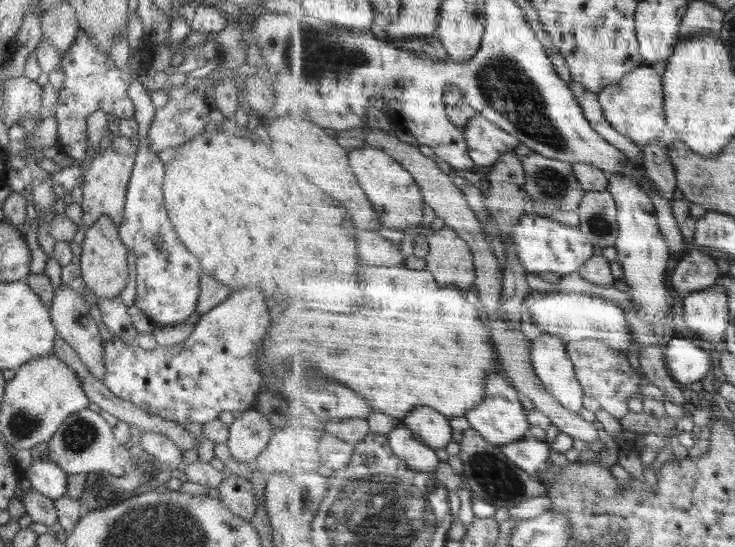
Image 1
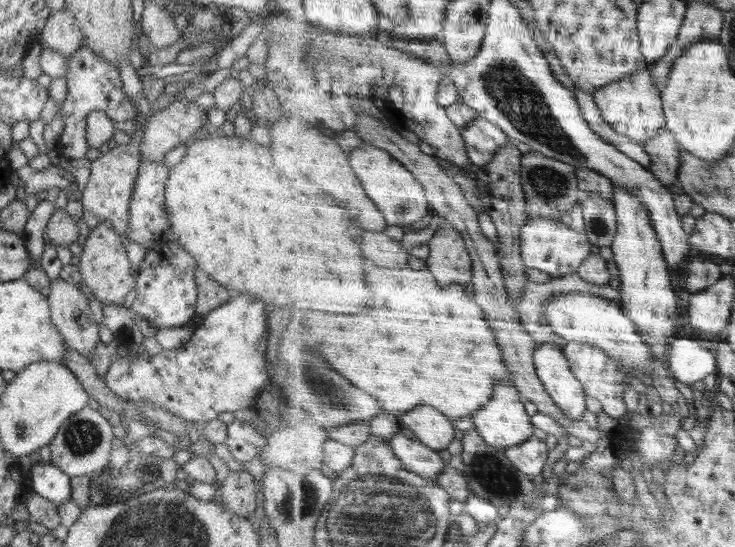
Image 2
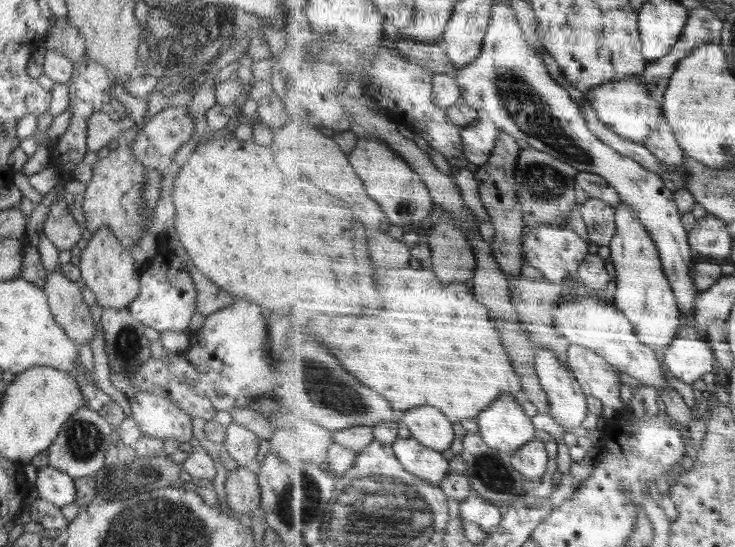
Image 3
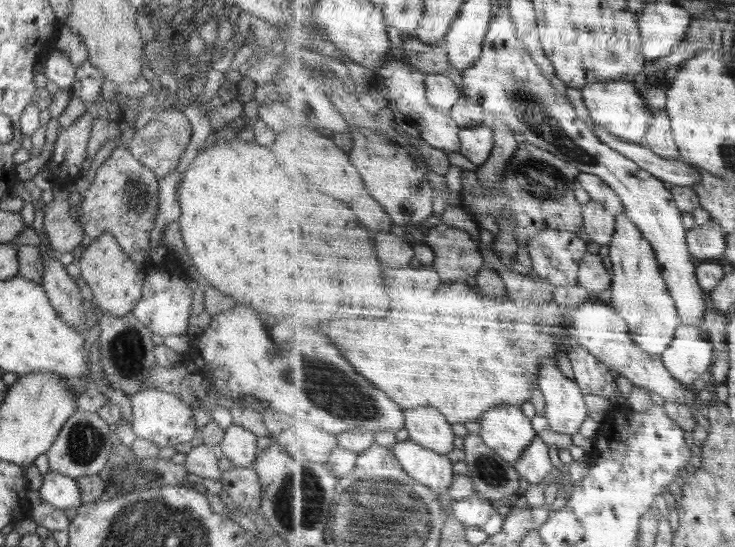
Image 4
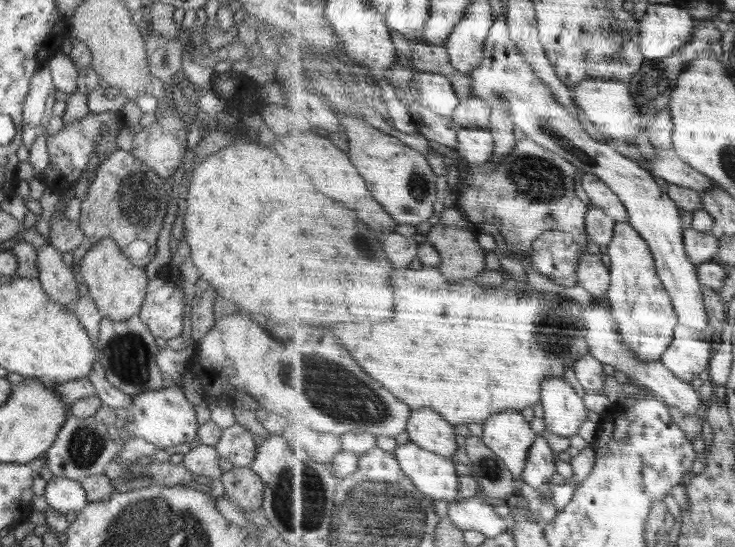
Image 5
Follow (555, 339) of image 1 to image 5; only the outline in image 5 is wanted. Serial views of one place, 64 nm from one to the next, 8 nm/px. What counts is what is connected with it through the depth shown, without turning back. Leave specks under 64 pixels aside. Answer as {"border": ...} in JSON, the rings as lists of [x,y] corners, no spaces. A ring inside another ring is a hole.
{"border":[[[549,379],[543,385],[543,407],[547,432],[562,437],[580,434],[580,428],[588,421],[588,408],[584,398],[566,380]]]}

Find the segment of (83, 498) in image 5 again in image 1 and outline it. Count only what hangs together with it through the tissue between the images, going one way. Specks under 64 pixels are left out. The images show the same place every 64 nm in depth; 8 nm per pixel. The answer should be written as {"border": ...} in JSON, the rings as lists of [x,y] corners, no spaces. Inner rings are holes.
{"border":[[[32,458],[30,466],[22,472],[30,480],[30,486],[35,492],[52,501],[66,495],[67,474],[49,459]]]}

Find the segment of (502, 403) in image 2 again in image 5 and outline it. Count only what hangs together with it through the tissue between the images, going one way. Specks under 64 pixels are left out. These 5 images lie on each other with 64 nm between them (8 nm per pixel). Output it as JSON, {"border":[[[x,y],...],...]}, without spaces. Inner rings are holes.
{"border":[[[506,410],[490,416],[485,424],[483,437],[486,443],[514,472],[516,478],[522,481],[525,474],[526,464],[530,458],[530,450],[537,443],[538,434],[533,430],[533,424],[524,418],[520,410]]]}

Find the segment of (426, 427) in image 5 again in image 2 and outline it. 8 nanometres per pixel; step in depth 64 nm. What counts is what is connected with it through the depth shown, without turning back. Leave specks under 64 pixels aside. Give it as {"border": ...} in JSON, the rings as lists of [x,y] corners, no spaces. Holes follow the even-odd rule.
{"border":[[[422,406],[402,417],[401,423],[411,429],[418,439],[436,450],[446,450],[456,440],[456,426],[453,420],[434,406]]]}

